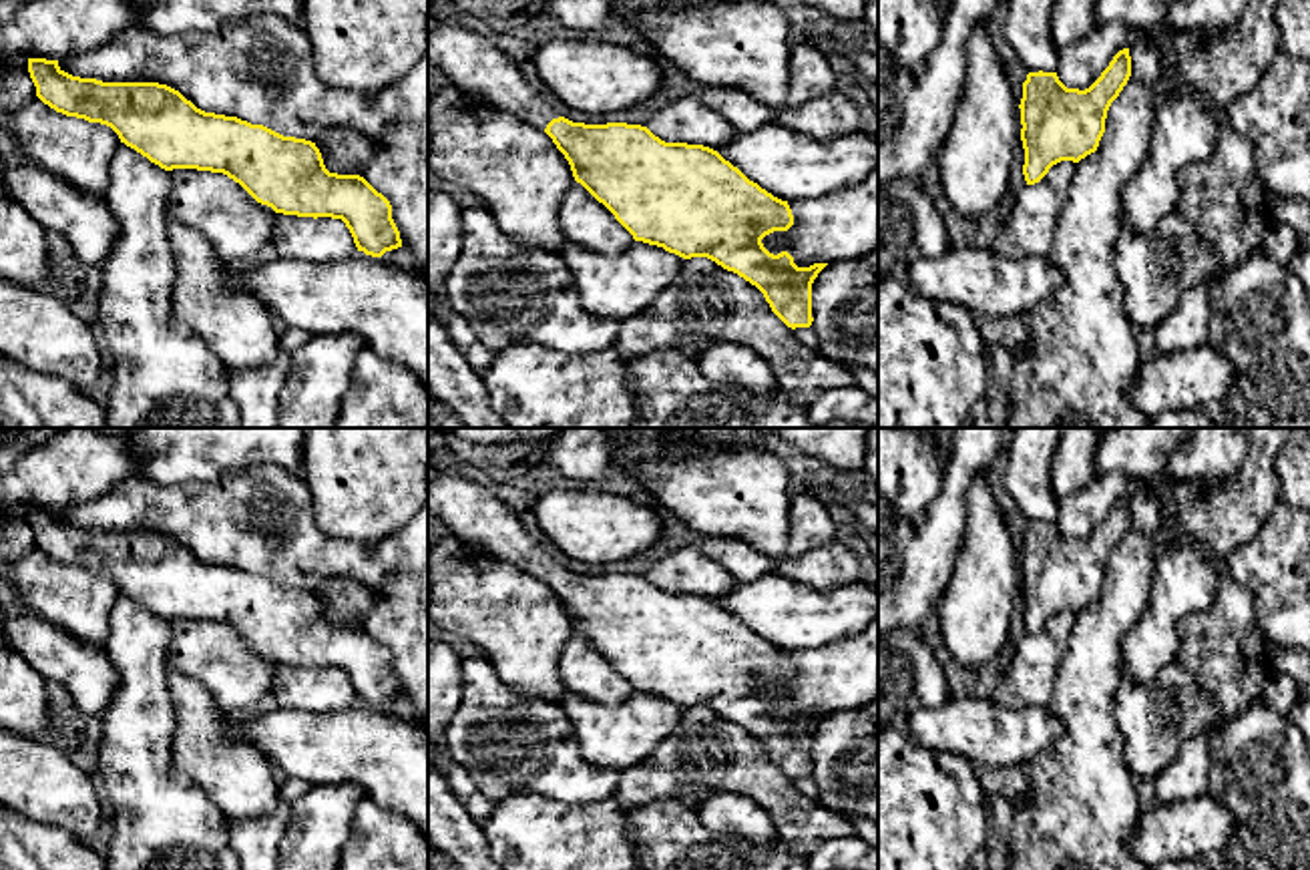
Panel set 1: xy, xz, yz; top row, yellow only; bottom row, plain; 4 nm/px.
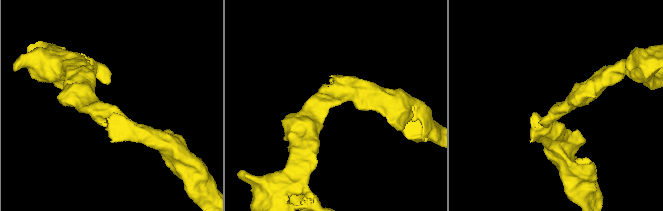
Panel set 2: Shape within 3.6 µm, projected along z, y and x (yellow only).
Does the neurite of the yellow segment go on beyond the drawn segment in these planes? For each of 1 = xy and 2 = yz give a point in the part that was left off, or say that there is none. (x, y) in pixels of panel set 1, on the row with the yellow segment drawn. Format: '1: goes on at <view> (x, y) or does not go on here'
1: does not go on here
2: does not go on here

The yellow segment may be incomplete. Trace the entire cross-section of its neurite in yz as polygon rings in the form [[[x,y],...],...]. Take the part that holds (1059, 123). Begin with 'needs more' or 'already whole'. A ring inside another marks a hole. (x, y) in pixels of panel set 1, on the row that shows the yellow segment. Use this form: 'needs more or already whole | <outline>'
already whole | [[[1129,48],[1119,50],[1085,90],[1067,88],[1057,72],[1027,74],[1019,104],[1027,185],[1039,183],[1061,161],[1079,163],[1097,151],[1107,111],[1129,76]]]

